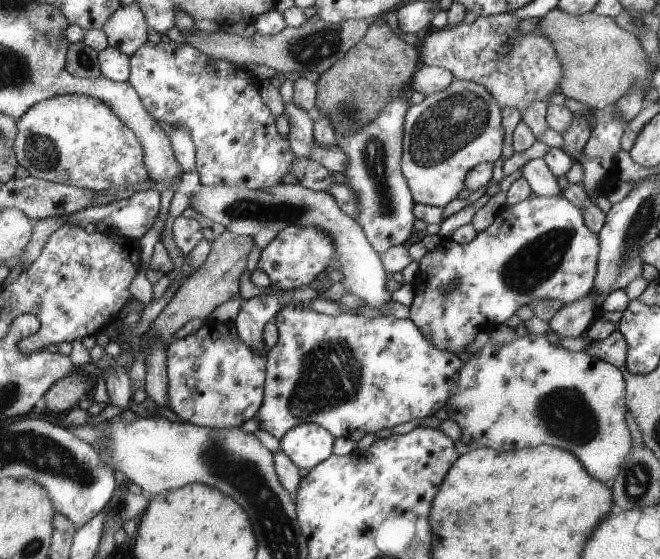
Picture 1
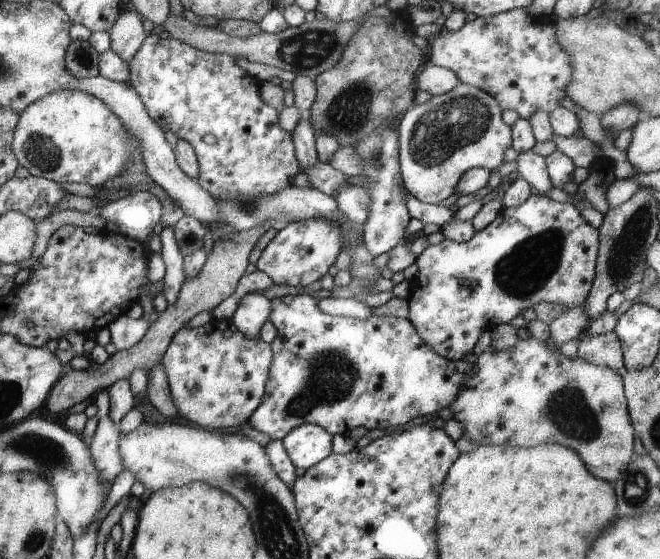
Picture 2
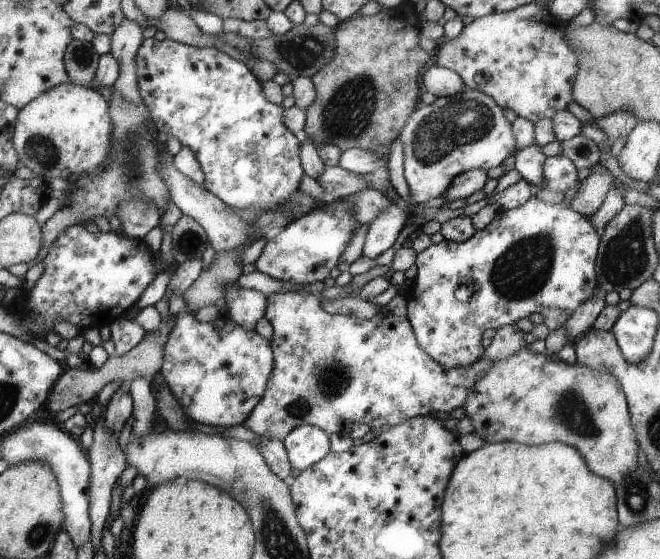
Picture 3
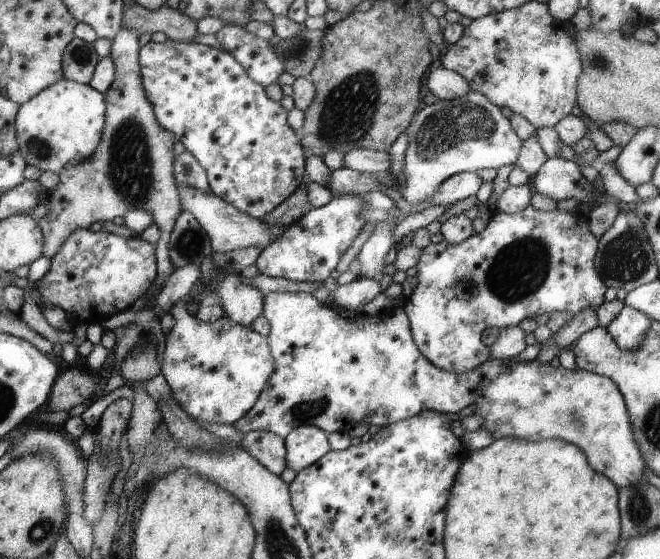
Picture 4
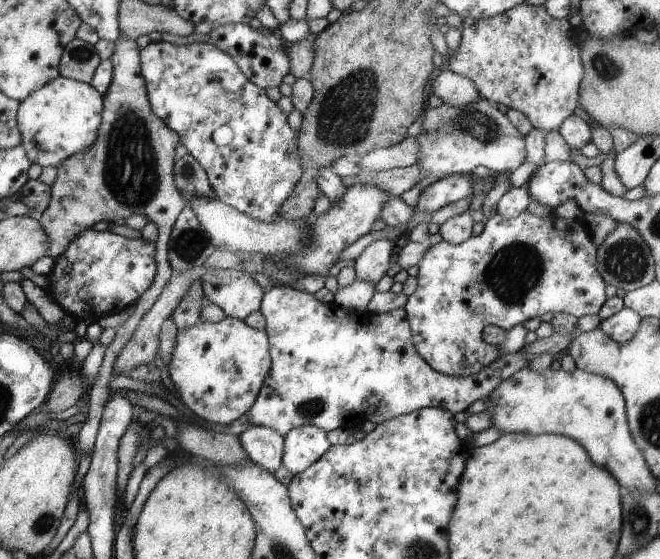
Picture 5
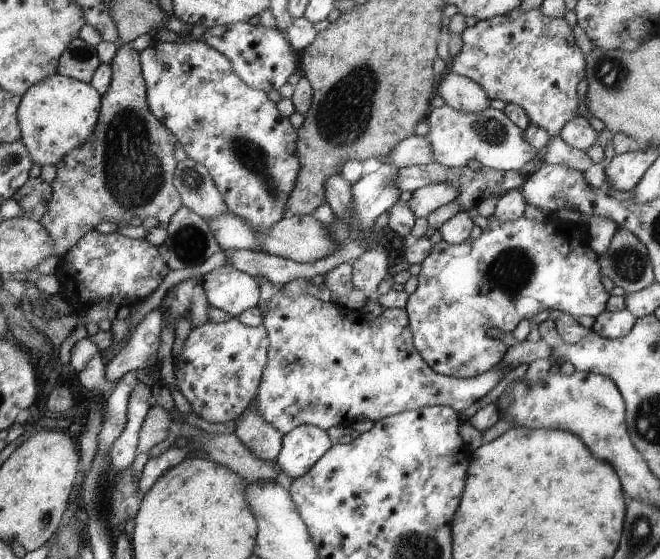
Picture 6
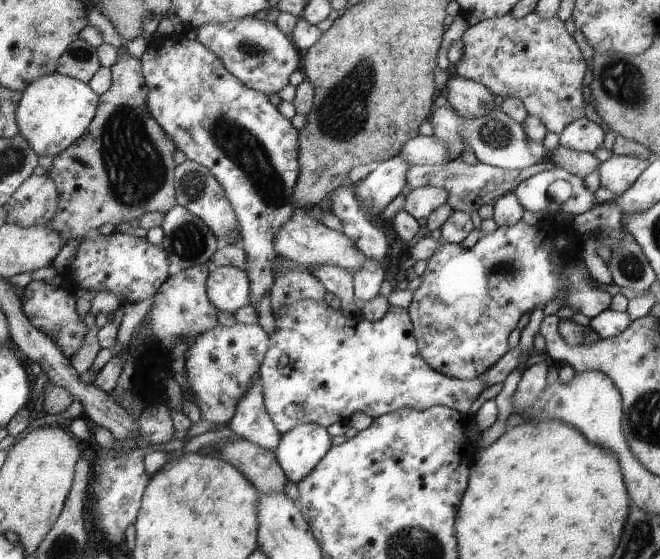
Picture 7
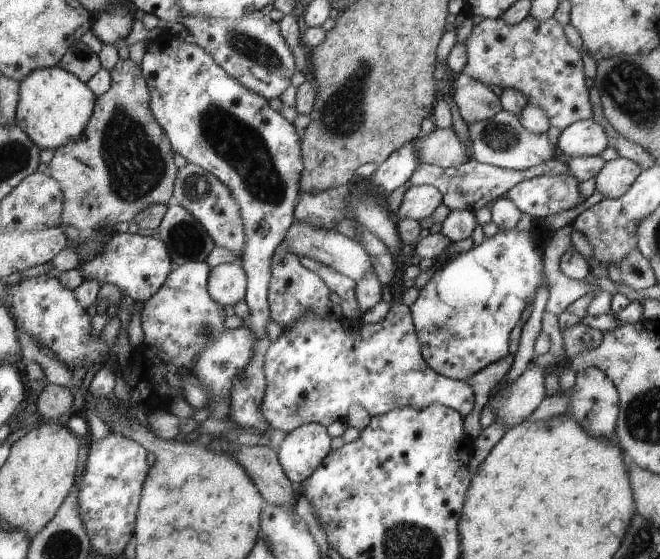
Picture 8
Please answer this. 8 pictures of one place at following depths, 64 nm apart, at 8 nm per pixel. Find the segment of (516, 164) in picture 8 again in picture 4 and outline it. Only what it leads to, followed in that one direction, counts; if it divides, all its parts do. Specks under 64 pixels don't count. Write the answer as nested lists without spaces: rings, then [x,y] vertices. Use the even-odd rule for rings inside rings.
[[[470,92],[460,100],[439,100],[422,107],[408,131],[405,150],[406,188],[402,197],[411,206],[434,196],[450,177],[468,170],[496,168],[515,164],[524,142],[510,119],[486,96]]]

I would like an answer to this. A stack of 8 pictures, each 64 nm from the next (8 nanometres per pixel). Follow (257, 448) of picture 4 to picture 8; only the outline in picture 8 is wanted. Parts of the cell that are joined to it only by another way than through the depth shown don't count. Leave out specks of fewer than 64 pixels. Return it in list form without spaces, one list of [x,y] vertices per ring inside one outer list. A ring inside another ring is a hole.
[[[162,34],[148,44],[144,54],[142,70],[149,86],[150,106],[157,122],[169,136],[174,150],[187,162],[207,169],[216,175],[236,198],[244,220],[246,246],[241,256],[241,266],[247,275],[245,302],[251,309],[251,316],[244,322],[254,333],[257,342],[249,366],[235,379],[231,399],[231,417],[240,429],[249,429],[257,434],[268,433],[271,425],[261,410],[265,399],[265,355],[272,343],[267,338],[266,325],[272,320],[269,310],[269,287],[273,278],[272,259],[277,247],[282,244],[286,232],[291,228],[300,201],[300,181],[304,170],[301,158],[301,133],[293,123],[273,110],[264,95],[244,87],[236,78],[225,72],[208,51],[198,44],[188,44],[180,37]]]

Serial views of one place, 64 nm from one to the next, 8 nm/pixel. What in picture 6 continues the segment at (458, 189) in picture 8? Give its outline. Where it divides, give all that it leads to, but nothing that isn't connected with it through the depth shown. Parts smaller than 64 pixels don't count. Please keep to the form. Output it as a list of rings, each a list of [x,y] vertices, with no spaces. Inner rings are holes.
[[[430,163],[425,165],[414,165],[411,167],[402,167],[396,172],[396,186],[400,192],[414,192],[420,187],[432,183],[452,184],[458,188],[458,198],[454,198],[461,207],[461,211],[469,211],[472,206],[479,206],[481,202],[488,201],[488,196],[496,194],[502,196],[505,192],[514,189],[520,189],[526,177],[529,174],[524,174],[522,170],[494,170],[482,166],[478,170],[472,169],[470,166],[458,166],[458,168],[446,168],[442,164]]]

